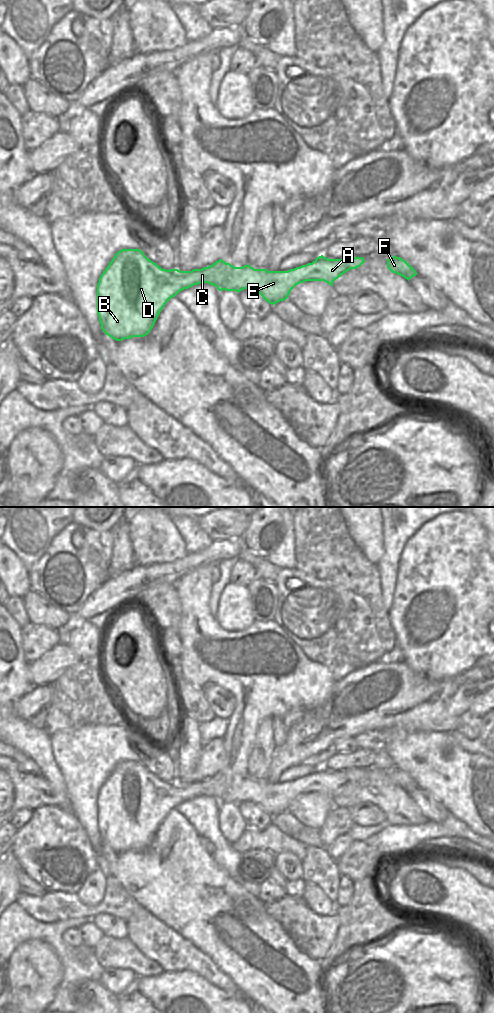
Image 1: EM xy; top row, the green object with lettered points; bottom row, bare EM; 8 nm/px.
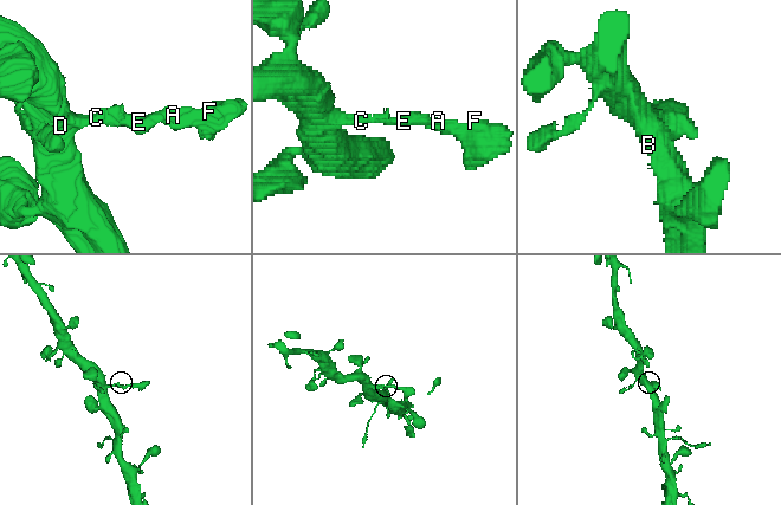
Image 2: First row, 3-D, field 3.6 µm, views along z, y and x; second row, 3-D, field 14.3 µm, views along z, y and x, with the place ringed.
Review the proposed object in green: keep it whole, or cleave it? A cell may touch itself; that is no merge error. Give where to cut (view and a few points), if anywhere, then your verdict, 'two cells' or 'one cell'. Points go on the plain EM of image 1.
cut xy (266, 782), (264, 797), (259, 805); two cells

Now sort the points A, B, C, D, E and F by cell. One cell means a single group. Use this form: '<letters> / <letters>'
A E F / B C D

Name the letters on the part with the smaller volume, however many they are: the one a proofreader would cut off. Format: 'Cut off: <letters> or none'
Cut off: A, E, F

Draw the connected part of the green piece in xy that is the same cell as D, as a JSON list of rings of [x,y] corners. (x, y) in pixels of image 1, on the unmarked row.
[[[122,761],[118,763],[97,796],[97,826],[103,844],[116,853],[132,849],[144,849],[153,840],[165,816],[180,803],[200,795],[214,797],[219,803],[250,801],[260,805],[265,796],[267,781],[254,781],[249,776],[234,779],[222,771],[208,779],[180,783],[162,781],[148,771],[140,761]]]

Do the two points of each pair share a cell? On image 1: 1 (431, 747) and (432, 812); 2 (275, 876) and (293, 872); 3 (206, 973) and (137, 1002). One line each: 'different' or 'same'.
1: different
2: different
3: different

